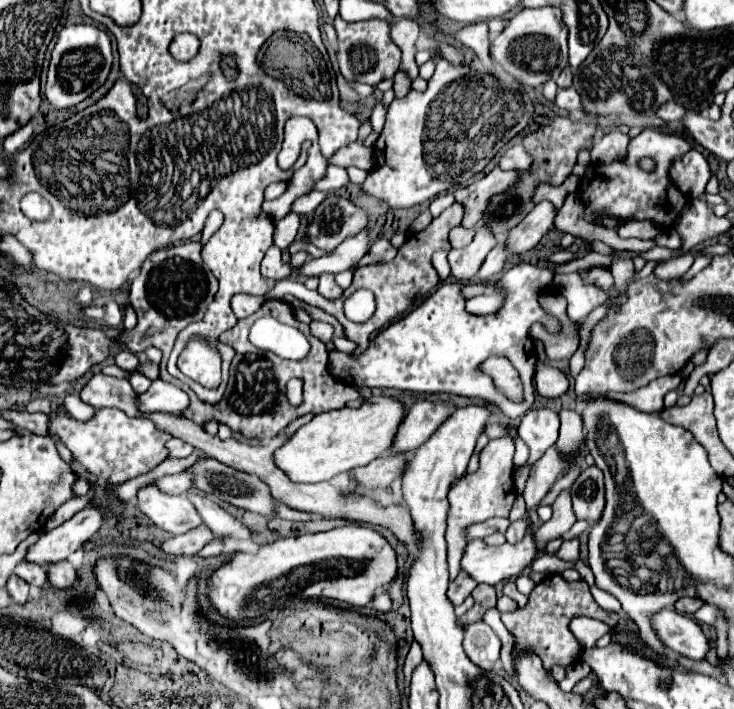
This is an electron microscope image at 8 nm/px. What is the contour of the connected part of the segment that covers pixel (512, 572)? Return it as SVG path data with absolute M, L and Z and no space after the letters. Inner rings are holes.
M534 534L532 536L524 536L524 540L520 544L502 544L502 546L488 546L484 544L482 540L472 540L466 544L464 548L464 554L462 554L462 560L460 560L460 570L464 570L470 578L474 578L476 582L482 582L482 584L498 584L502 580L508 580L508 578L516 578L526 566L530 566L530 562L536 558L536 554L542 550L546 554L554 554L558 548L560 548L560 540L552 540L548 542L544 548L538 548L536 546L536 540L534 540Z

